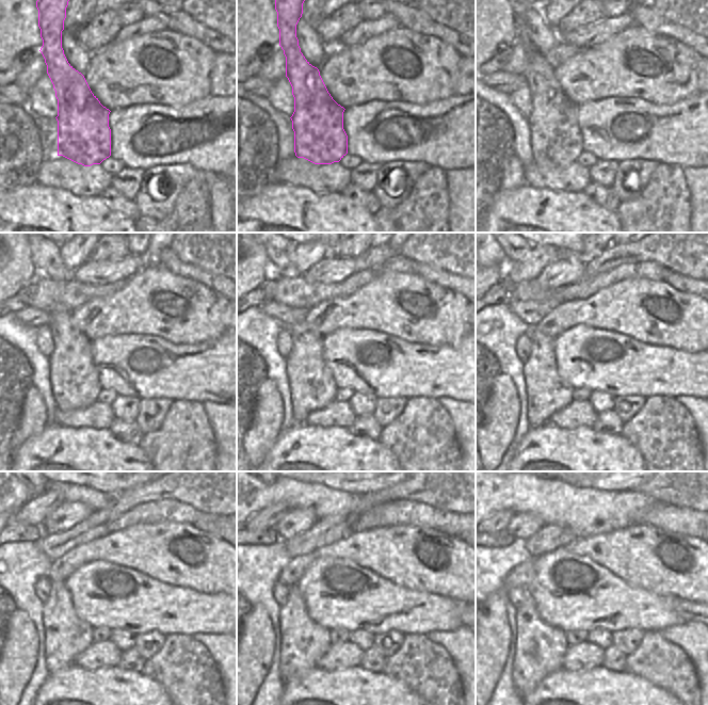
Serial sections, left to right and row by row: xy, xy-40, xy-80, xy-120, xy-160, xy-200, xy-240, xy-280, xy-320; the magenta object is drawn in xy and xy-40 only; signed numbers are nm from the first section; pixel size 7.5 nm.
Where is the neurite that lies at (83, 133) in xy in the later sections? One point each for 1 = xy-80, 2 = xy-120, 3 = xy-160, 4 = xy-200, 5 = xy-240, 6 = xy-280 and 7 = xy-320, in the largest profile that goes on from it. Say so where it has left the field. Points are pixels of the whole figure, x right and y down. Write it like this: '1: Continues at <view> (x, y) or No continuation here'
1: Continues at xy-80 (556, 138)
2: Continues at xy-120 (75, 384)
3: Continues at xy-160 (312, 386)
4: Continues at xy-200 (547, 393)
5: Continues at xy-240 (66, 636)
6: Continues at xy-280 (304, 642)
7: Continues at xy-320 (540, 650)

